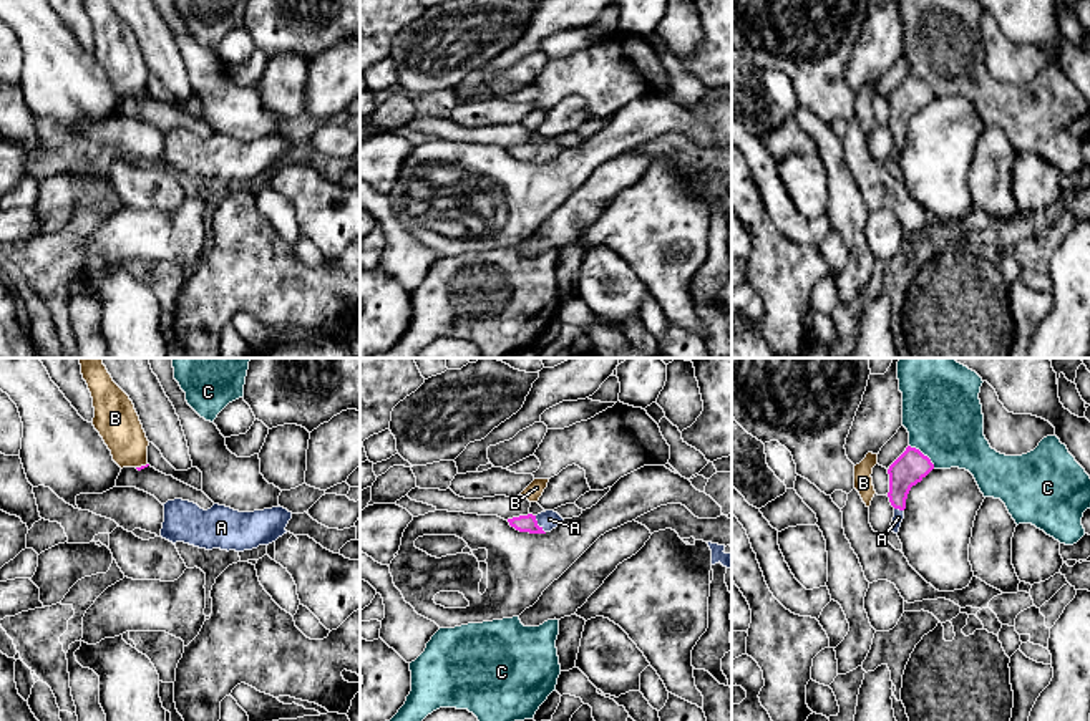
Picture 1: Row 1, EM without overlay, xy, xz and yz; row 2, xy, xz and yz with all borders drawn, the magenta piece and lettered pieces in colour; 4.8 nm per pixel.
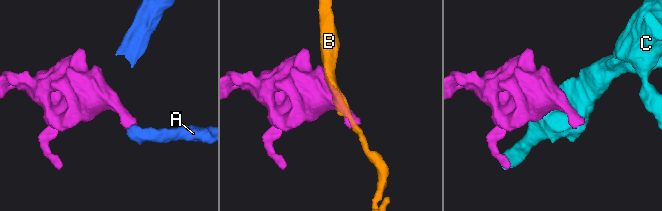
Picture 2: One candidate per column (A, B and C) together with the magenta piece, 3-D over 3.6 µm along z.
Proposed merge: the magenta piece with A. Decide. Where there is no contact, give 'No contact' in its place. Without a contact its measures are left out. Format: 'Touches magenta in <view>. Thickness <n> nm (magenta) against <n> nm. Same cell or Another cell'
Touches magenta in xz. Thickness 80 nm (magenta) against 90 nm. Same cell

